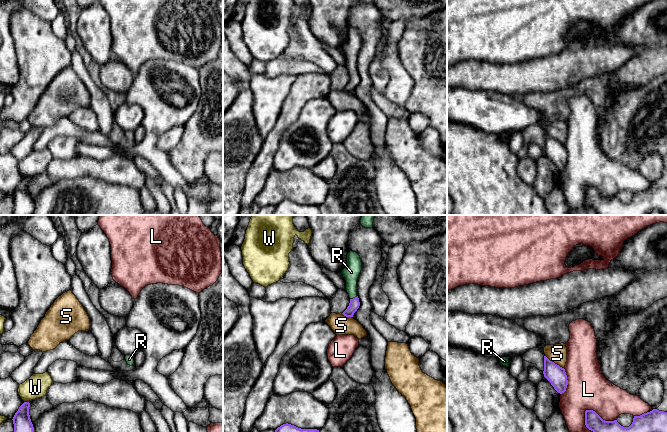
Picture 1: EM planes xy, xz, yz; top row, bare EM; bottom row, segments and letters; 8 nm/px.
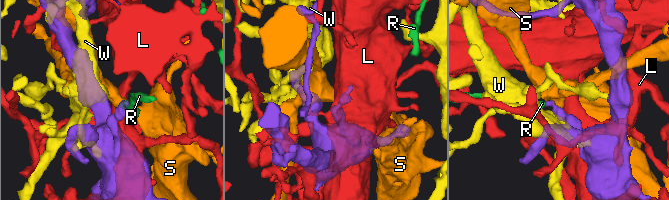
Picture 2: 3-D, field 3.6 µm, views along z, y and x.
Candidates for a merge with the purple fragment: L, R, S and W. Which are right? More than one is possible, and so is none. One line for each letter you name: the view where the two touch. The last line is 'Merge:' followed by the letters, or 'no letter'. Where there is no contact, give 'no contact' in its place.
R: meets purple in xz
Merge: R

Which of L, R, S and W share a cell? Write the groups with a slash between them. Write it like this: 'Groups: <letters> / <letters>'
Groups: L / R / S / W

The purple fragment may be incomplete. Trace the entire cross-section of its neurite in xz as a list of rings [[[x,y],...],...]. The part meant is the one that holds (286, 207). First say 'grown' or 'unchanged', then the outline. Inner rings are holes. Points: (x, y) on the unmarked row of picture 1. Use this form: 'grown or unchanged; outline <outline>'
unchanged; outline [[[286,199],[275,206],[273,215],[320,215],[320,211],[317,205],[301,205]]]

